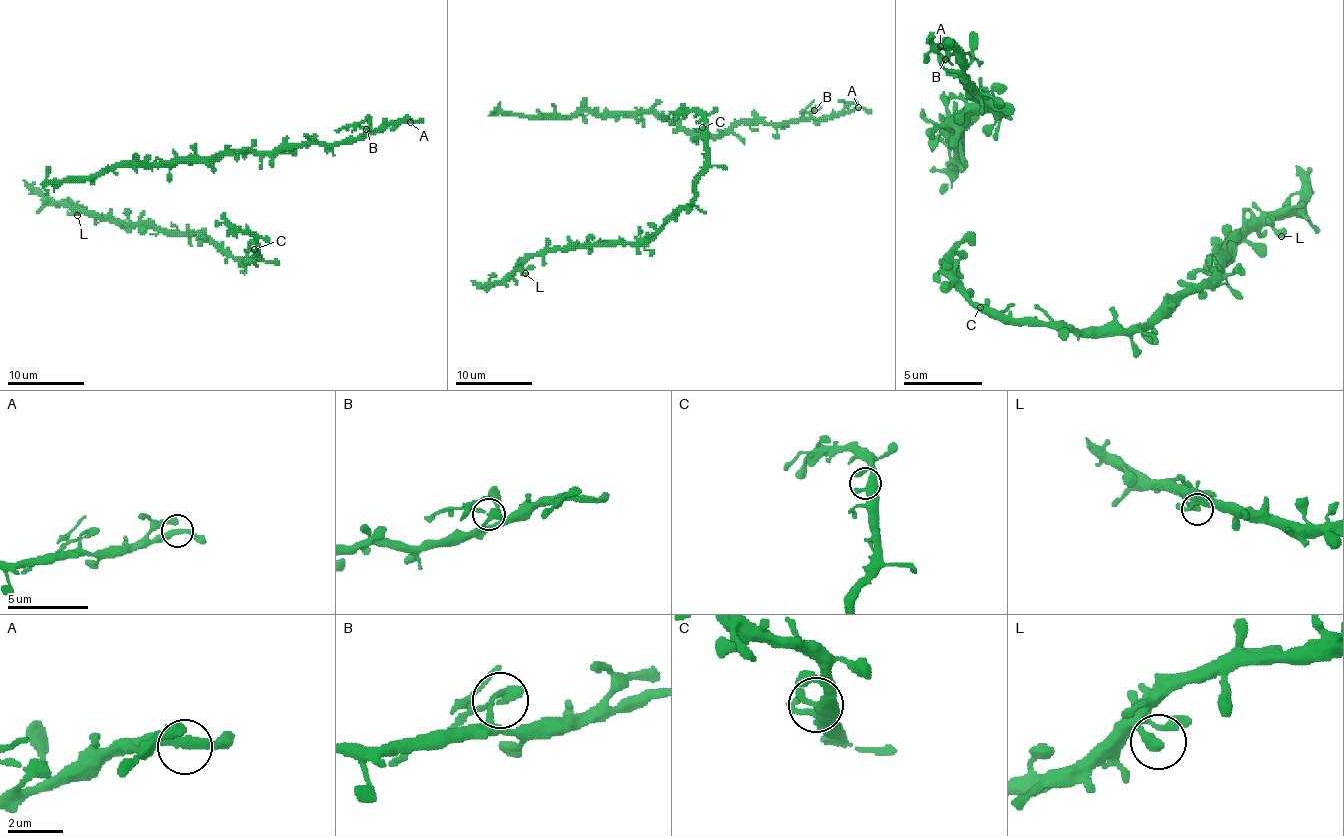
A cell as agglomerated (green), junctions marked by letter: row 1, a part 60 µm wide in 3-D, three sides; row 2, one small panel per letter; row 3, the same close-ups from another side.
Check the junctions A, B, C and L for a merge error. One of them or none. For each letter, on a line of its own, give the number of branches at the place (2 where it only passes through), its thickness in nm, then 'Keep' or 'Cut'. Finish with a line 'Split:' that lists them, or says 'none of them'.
A: Branches: 2. Thickness 360 nm. Keep
B: Branches: 2. Thickness 340 nm. Cut
C: Branches: 2. Thickness 480 nm. Keep
L: Branches: 1. Thickness 440 nm. Keep
Split: B

